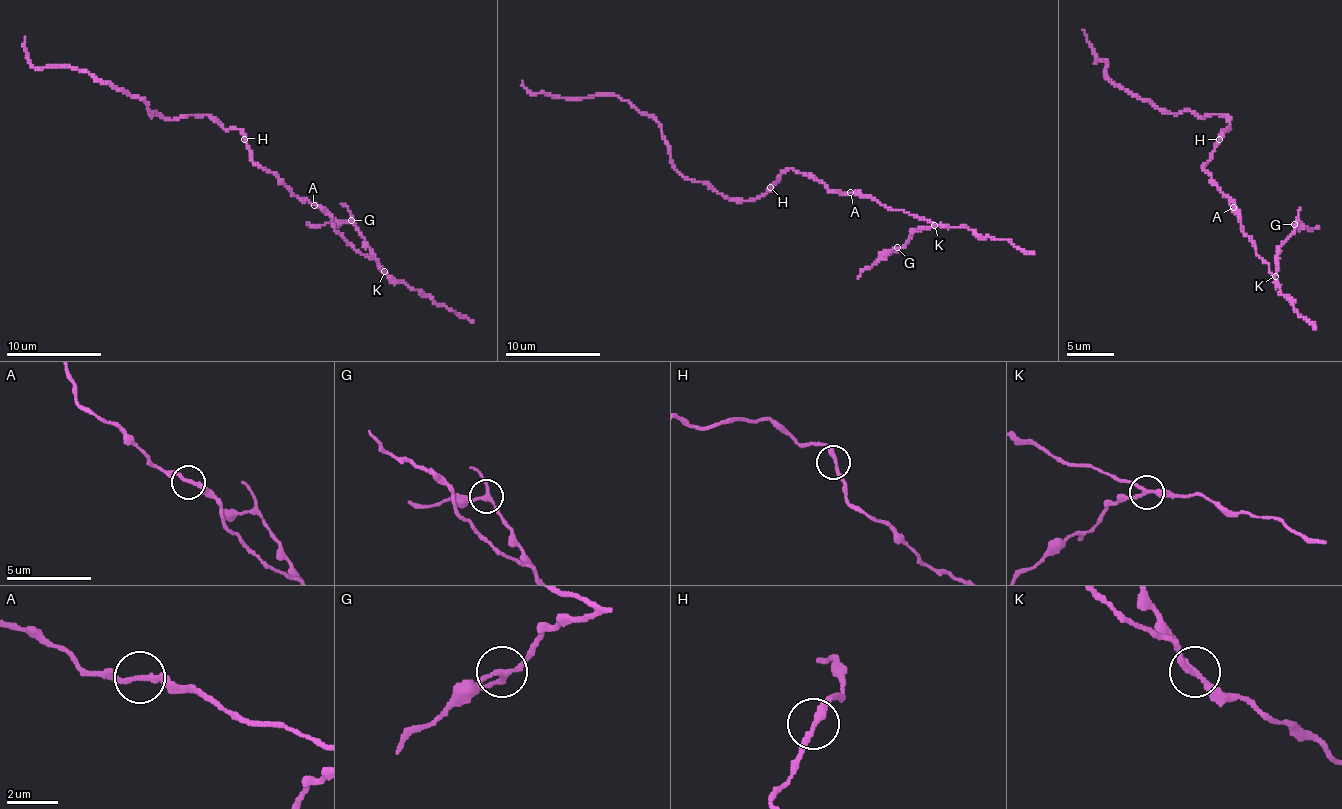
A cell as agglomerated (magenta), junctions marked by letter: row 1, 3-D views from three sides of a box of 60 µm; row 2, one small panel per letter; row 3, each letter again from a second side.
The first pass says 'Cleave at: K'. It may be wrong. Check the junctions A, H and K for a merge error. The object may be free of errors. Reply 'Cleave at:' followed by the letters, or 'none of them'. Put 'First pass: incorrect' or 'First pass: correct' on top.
First pass: correct
Cleave at: K

